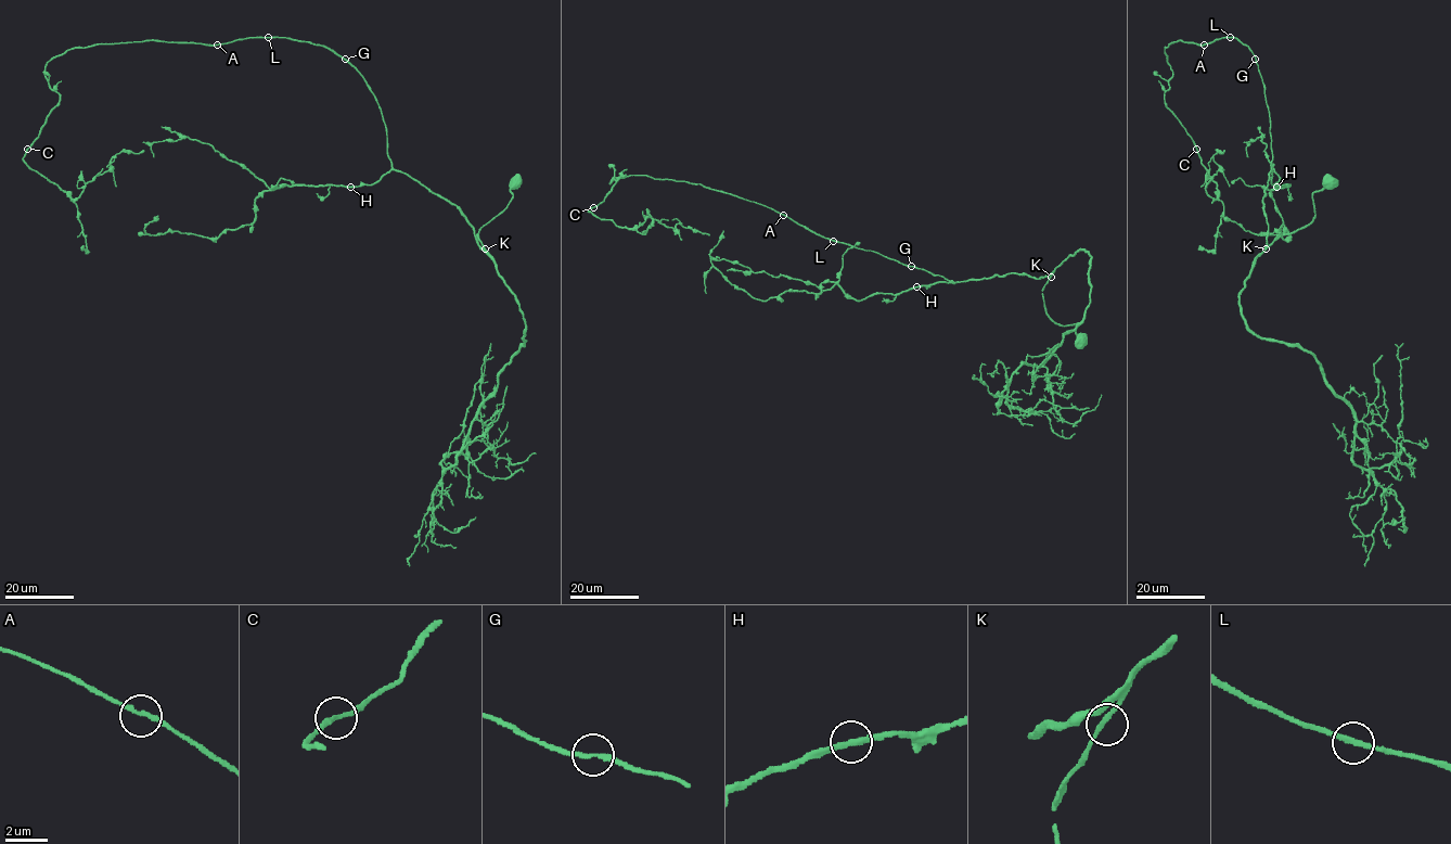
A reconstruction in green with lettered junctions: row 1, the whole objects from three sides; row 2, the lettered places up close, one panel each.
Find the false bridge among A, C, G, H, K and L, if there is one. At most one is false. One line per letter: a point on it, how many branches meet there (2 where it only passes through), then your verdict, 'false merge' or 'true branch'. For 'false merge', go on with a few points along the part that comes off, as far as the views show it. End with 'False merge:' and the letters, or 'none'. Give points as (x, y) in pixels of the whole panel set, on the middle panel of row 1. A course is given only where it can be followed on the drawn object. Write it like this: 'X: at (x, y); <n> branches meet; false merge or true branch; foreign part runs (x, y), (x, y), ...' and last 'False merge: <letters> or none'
A: at (783, 215); 2 branches meet; true branch
C: at (593, 207); 2 branches meet; true branch
G: at (911, 266); 2 branches meet; true branch
H: at (916, 286); 2 branches meet; true branch
K: at (1051, 277); 3 branches meet; true branch
L: at (833, 241); 2 branches meet; true branch
False merge: none

